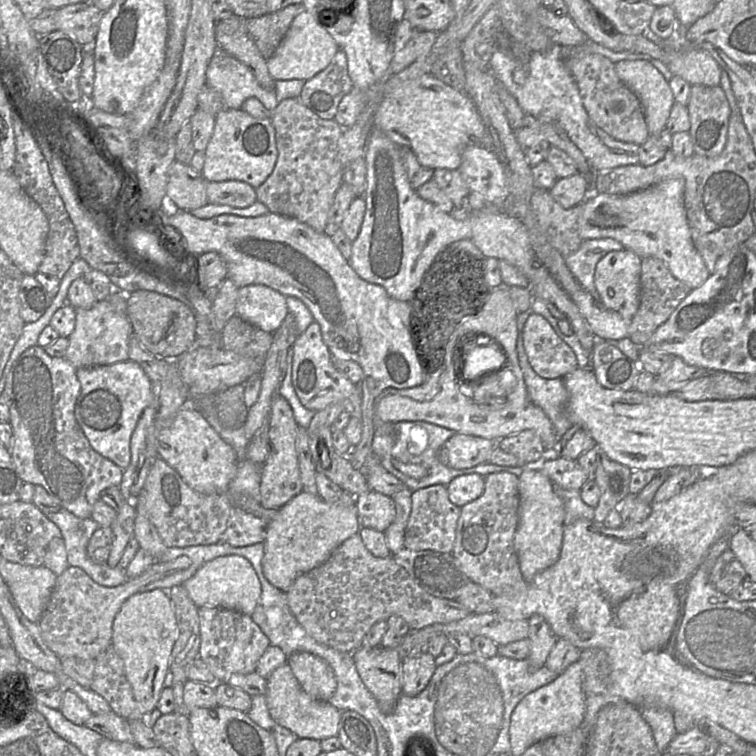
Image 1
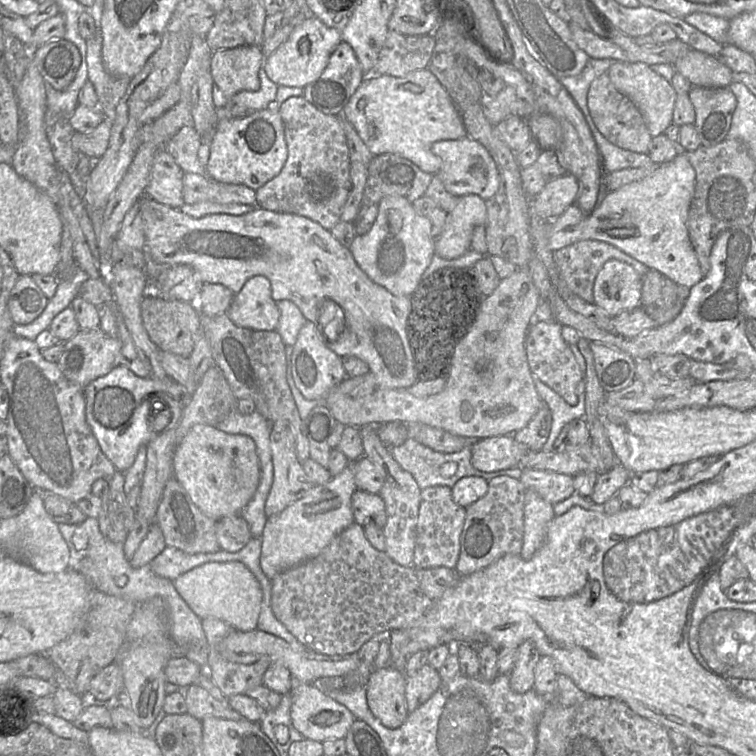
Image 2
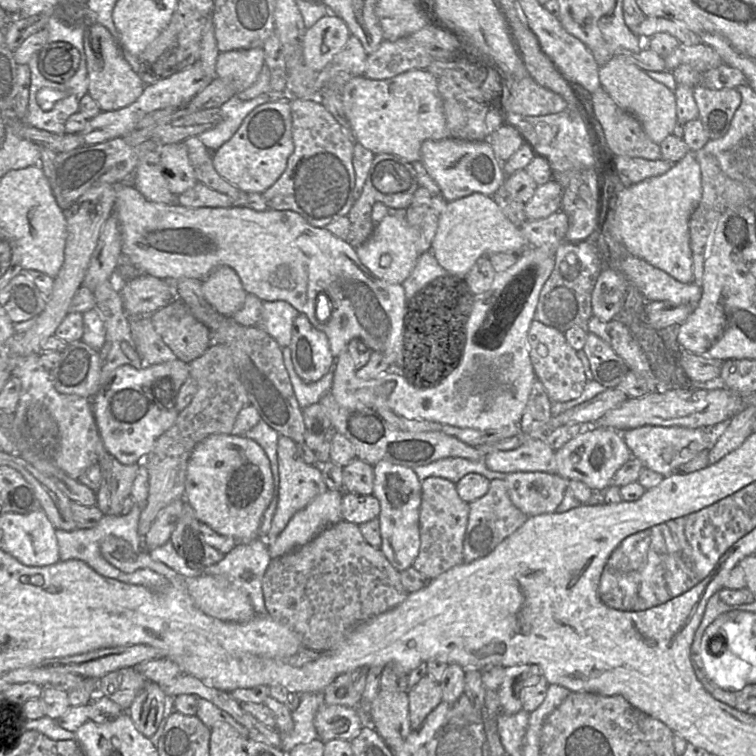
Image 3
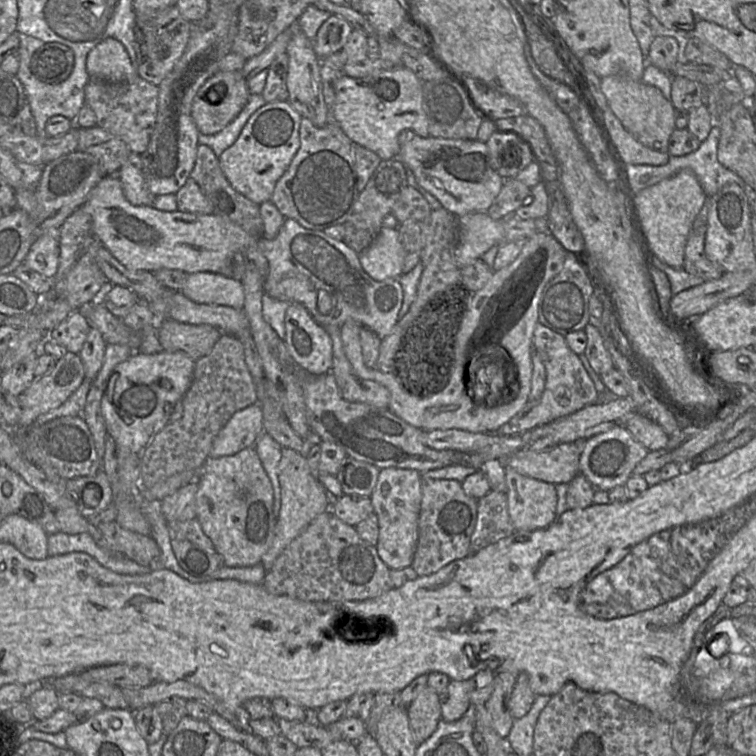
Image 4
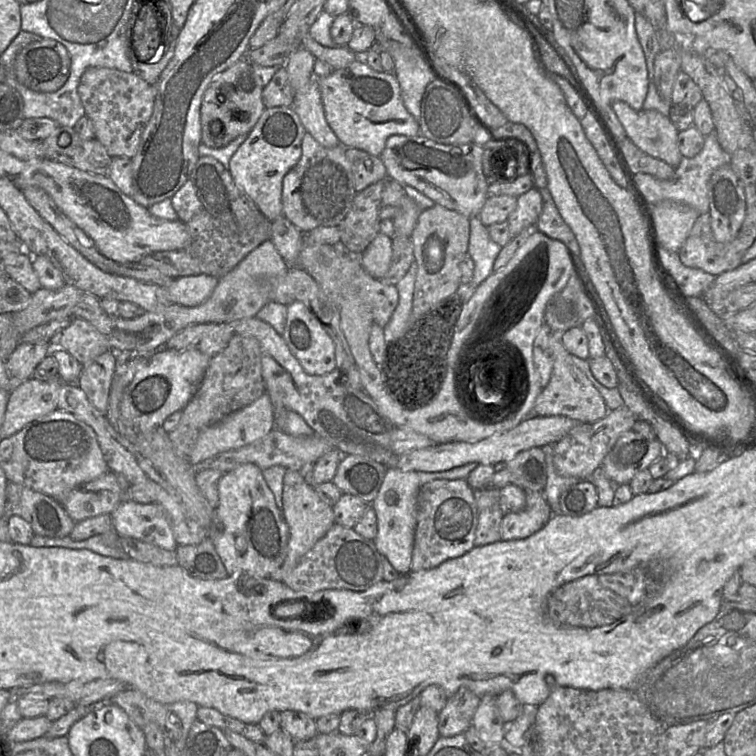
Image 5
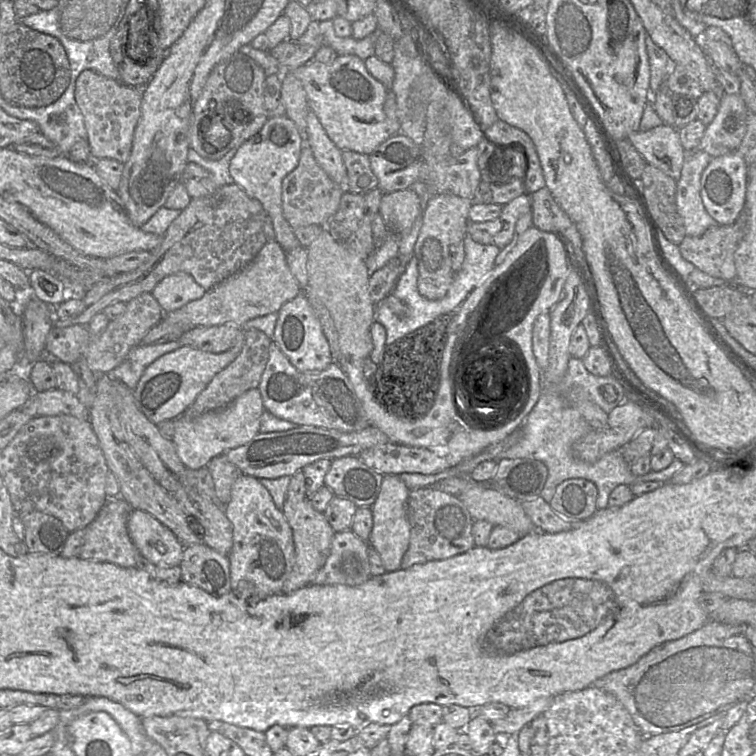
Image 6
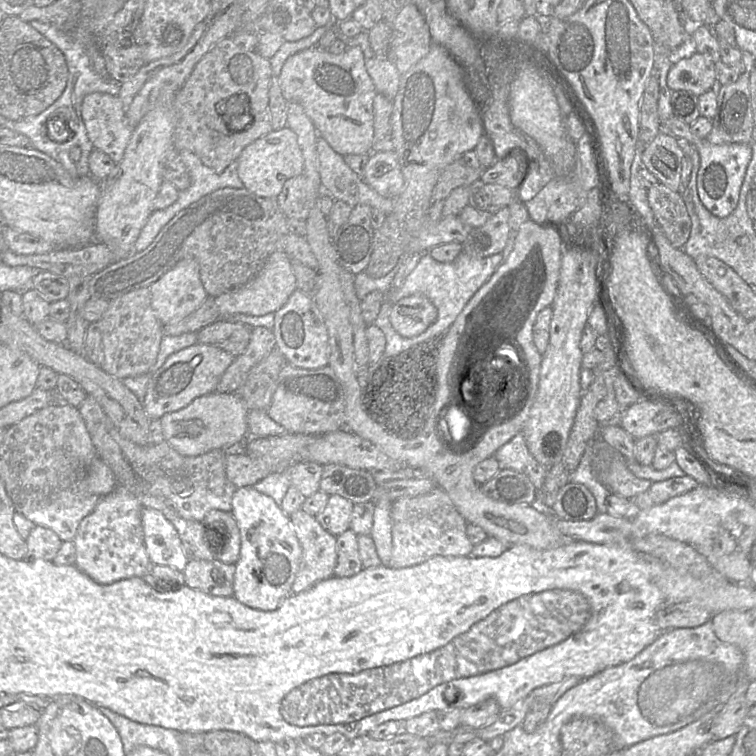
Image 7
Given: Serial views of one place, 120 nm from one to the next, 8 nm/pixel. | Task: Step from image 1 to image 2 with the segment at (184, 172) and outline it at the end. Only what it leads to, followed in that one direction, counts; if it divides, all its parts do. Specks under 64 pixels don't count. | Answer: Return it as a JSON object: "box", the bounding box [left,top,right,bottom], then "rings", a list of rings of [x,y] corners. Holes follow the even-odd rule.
{"box":[145,149,185,209],"rings":[[[165,149],[154,156],[149,181],[145,190],[147,197],[180,209],[185,203],[182,195],[184,172]]]}

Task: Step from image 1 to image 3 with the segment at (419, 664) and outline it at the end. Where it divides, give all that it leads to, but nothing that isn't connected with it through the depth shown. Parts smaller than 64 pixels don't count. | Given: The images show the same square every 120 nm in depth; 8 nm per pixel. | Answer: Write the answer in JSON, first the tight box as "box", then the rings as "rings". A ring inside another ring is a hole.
{"box":[408,676,442,730],"rings":[[[424,676],[408,691],[409,720],[412,730],[419,730],[428,714],[442,702],[441,684]]]}

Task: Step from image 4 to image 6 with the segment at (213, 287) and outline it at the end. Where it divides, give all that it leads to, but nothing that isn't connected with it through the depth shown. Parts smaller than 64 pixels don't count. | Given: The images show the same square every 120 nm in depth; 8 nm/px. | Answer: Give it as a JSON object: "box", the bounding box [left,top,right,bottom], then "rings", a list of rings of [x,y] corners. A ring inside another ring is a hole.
{"box":[152,271,207,313],"rings":[[[179,271],[164,277],[152,290],[152,295],[164,313],[175,311],[207,292],[188,273]]]}

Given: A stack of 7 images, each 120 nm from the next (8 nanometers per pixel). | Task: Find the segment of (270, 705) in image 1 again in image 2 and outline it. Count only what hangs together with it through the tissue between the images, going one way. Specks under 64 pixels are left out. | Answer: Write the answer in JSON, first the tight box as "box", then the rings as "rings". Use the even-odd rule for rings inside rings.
{"box":[289,679,356,743],"rings":[[[293,679],[289,695],[292,724],[305,739],[321,743],[327,740],[344,739],[356,719],[351,711],[332,699],[317,683],[303,683]]]}

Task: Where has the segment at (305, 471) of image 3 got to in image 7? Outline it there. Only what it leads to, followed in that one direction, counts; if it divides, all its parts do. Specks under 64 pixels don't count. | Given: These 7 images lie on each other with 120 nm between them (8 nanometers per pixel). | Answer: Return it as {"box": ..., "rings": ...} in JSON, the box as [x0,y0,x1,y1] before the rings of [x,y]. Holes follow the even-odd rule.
{"box":[289,509,337,594],"rings":[[[303,509],[298,510],[289,517],[302,549],[299,568],[291,586],[291,593],[298,594],[319,581],[333,577],[337,562],[337,537],[326,531],[315,516],[306,513]]]}

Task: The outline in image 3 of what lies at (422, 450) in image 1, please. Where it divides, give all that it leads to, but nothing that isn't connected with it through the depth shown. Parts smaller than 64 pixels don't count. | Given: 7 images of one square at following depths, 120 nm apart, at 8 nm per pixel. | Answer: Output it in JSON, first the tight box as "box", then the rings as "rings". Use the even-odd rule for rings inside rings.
{"box":[413,457,507,484],"rings":[[[460,457],[440,459],[425,466],[418,466],[413,470],[421,482],[429,477],[441,477],[456,484],[469,473],[481,474],[490,481],[493,479],[505,480],[507,477],[506,473],[489,470],[483,459],[472,461]]]}

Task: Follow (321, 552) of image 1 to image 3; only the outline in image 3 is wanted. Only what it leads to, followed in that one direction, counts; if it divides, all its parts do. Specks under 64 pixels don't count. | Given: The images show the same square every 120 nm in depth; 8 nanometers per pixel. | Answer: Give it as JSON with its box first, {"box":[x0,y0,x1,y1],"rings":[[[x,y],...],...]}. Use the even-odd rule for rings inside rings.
{"box":[267,489,344,559],"rings":[[[327,489],[295,513],[279,536],[267,544],[271,559],[305,545],[326,528],[342,521],[344,493],[344,490]]]}

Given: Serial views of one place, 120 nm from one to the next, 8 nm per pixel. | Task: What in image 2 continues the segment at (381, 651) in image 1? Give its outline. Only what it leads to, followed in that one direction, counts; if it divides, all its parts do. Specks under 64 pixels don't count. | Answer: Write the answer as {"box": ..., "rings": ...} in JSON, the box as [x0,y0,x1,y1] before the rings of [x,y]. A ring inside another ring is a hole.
{"box":[366,667,409,728],"rings":[[[394,667],[374,670],[366,684],[368,706],[387,728],[399,728],[409,714],[405,697],[406,675]]]}

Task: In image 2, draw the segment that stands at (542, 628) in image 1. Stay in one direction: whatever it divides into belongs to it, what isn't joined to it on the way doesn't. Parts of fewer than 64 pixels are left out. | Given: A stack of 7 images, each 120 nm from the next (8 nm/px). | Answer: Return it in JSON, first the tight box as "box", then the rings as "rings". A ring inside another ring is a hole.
{"box":[510,640,541,694],"rings":[[[532,640],[524,641],[517,648],[515,665],[510,672],[510,686],[516,693],[523,694],[534,685],[534,669],[541,658]]]}

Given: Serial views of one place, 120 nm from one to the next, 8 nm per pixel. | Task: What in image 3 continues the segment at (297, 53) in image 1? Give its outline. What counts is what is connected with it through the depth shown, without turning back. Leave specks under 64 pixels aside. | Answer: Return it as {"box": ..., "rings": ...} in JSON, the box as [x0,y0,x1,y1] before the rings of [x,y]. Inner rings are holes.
{"box":[303,13,350,72],"rings":[[[329,13],[306,29],[303,37],[304,61],[315,72],[320,72],[341,51],[350,37],[346,23]]]}

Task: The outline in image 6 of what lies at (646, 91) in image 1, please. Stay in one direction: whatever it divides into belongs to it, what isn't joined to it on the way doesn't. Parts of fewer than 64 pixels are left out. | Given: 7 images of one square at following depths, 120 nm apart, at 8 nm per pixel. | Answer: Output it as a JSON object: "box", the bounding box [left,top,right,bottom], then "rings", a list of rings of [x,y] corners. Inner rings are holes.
{"box":[630,123,685,182],"rings":[[[662,123],[647,131],[635,131],[630,141],[648,164],[655,166],[676,182],[681,177],[685,160],[679,129]]]}

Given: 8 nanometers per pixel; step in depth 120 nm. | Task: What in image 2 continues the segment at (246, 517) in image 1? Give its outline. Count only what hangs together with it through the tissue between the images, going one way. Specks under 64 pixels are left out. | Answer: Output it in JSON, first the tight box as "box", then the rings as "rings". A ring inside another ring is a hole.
{"box":[216,513,253,552],"rings":[[[239,513],[217,521],[216,537],[222,550],[238,552],[253,536],[247,521]]]}

